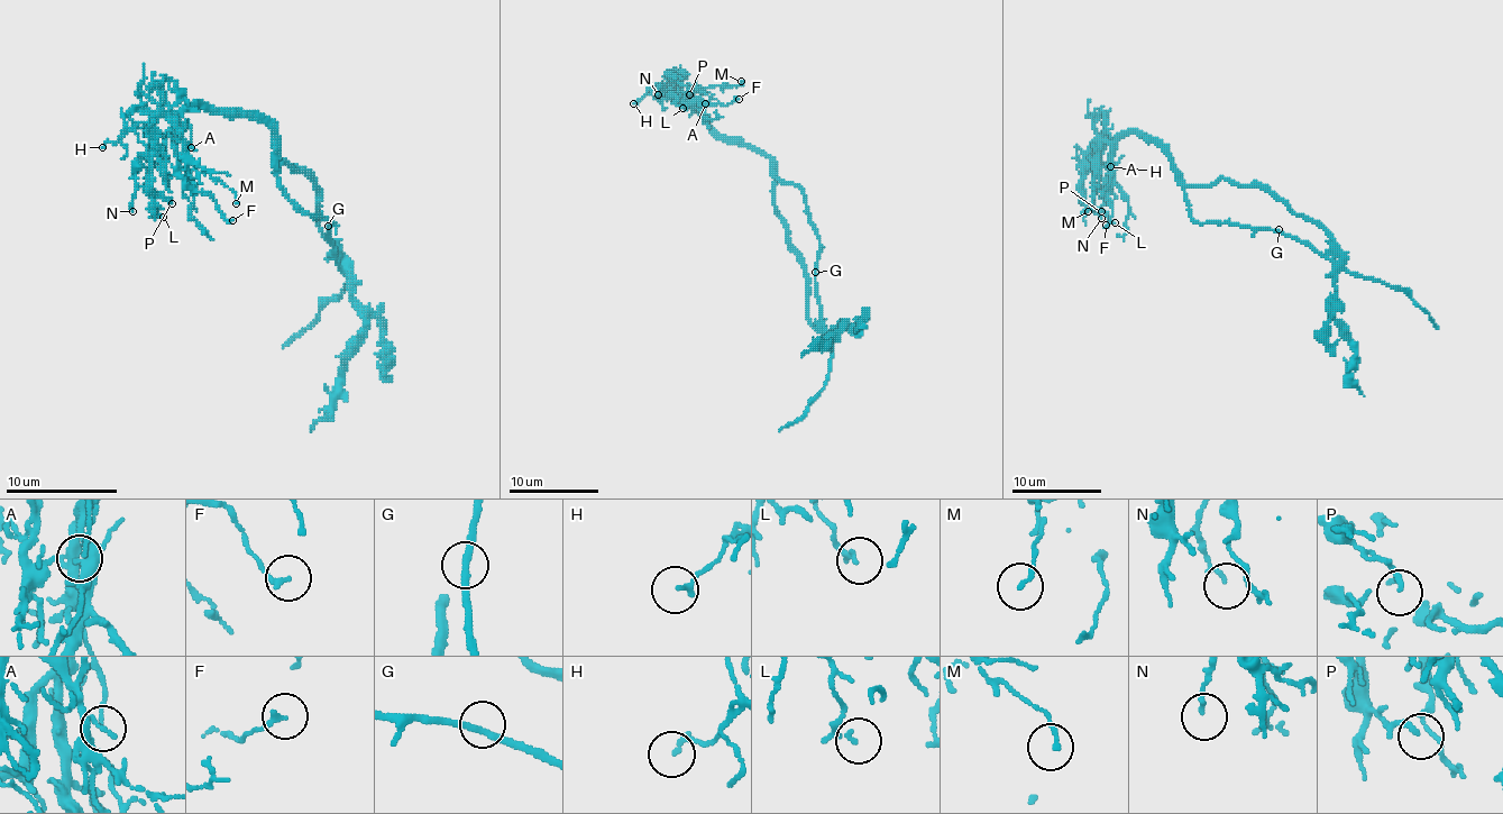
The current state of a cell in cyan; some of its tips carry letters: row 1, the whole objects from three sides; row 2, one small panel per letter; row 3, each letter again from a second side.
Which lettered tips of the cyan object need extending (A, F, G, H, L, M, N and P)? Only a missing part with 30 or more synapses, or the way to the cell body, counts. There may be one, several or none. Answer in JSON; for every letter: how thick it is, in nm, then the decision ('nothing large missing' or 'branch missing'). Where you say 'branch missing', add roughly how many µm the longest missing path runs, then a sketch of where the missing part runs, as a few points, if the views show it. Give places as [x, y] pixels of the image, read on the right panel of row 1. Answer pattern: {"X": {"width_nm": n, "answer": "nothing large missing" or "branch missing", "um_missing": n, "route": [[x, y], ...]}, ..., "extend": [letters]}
{"A": {"width_nm": 90, "answer": "nothing large missing"}, "F": {"width_nm": 170, "answer": "nothing large missing"}, "G": {"width_nm": 220, "answer": "nothing large missing"}, "H": {"width_nm": 170, "answer": "nothing large missing"}, "L": {"width_nm": 90, "answer": "nothing large missing"}, "M": {"width_nm": 130, "answer": "nothing large missing"}, "N": {"width_nm": 130, "answer": "nothing large missing"}, "P": {"width_nm": 110, "answer": "nothing large missing"}, "extend": []}

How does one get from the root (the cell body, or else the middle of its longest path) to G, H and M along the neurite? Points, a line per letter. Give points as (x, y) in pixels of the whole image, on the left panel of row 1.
G: (294, 170), (285, 162), (277, 170), (277, 186), (311, 217), (324, 217), (333, 222), (328, 226)
H: (294, 170), (285, 162), (277, 173), (277, 136), (264, 122), (199, 106), (155, 113), (102, 147)
M: (294, 170), (285, 162), (277, 173), (277, 136), (258, 119), (199, 106), (172, 113), (185, 151), (236, 203)

